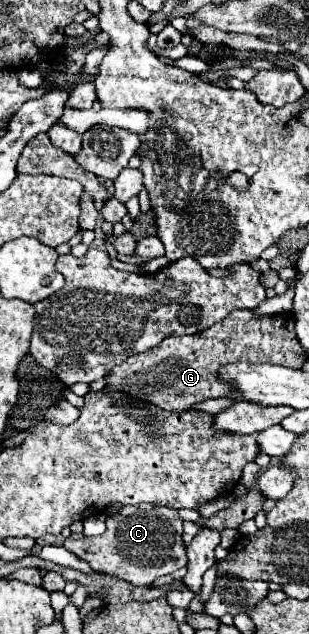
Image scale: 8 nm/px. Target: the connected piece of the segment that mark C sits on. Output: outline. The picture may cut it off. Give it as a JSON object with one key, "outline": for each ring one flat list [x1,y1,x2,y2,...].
{"outline":[[148,503,126,505,118,515,106,517,106,531,98,537,64,541,64,547,88,561,98,573,108,573,134,585,152,585,156,579,184,567,184,521,170,507,154,507]]}

